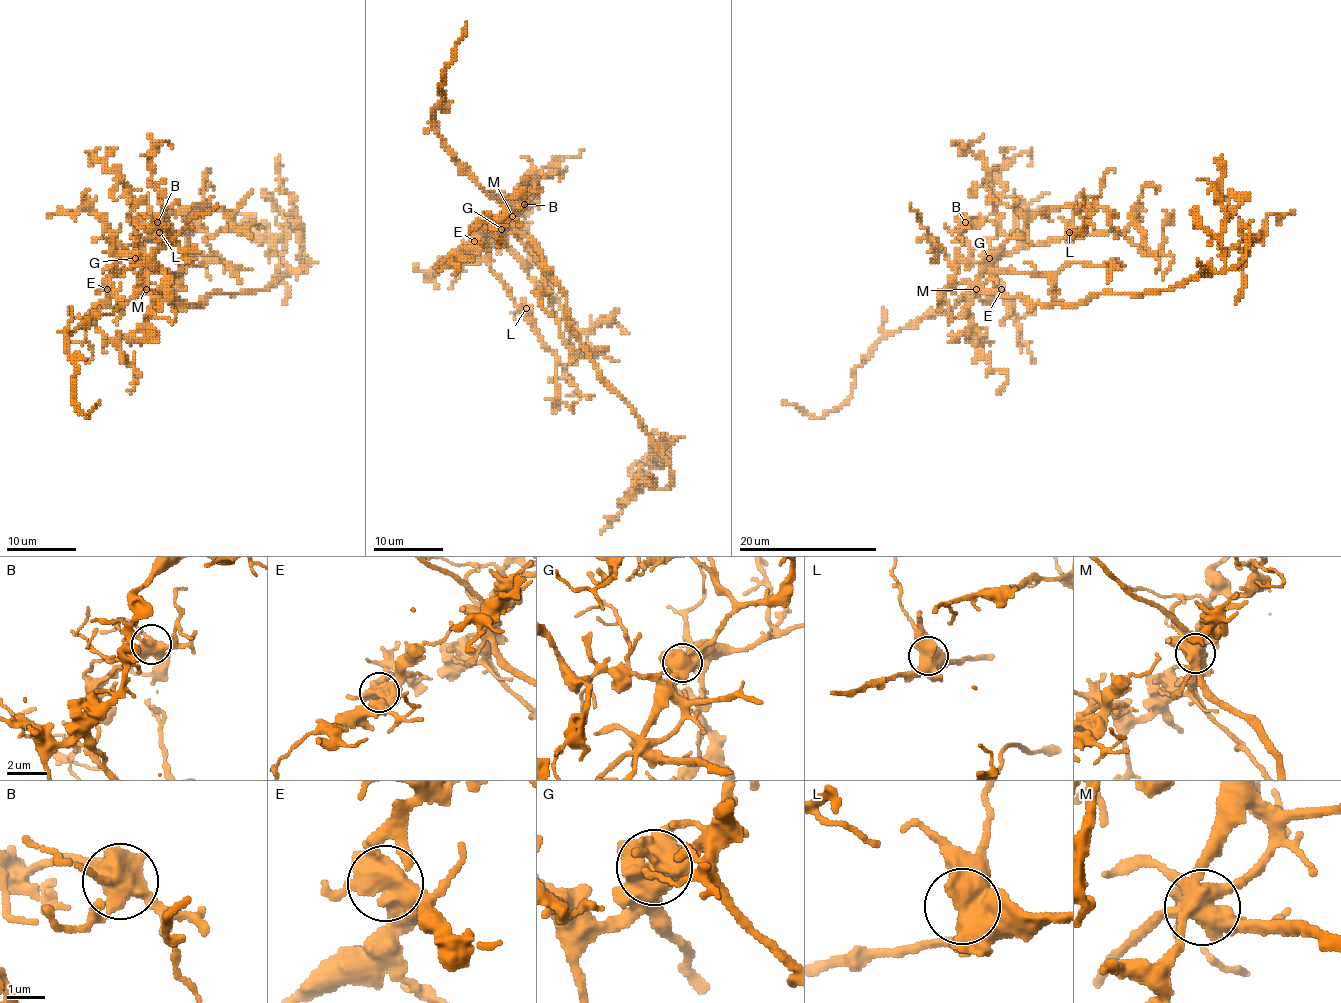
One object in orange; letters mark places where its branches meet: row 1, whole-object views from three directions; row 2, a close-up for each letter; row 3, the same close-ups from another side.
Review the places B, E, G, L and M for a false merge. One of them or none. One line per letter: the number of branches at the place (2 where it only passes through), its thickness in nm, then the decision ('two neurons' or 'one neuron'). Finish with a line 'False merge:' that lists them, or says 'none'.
B: 4 branches meet; 550 nm thick; one neuron
E: 4 branches meet; 500 nm thick; one neuron
G: 5 branches meet; 650 nm thick; one neuron
L: 4 branches meet; 550 nm thick; one neuron
M: 8 branches meet; 600 nm thick; one neuron
False merge: none

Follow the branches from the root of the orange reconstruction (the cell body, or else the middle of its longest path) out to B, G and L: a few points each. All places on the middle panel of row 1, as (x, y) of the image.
B: (558, 284), (541, 251), (512, 220), (503, 239), (507, 246), (505, 223), (524, 204)
G: (558, 284), (543, 261), (541, 251), (512, 220), (512, 229), (510, 225), (501, 229)
L: (558, 284), (541, 251), (512, 220), (507, 230), (500, 227), (488, 246), (488, 263), (510, 298), (526, 308)

